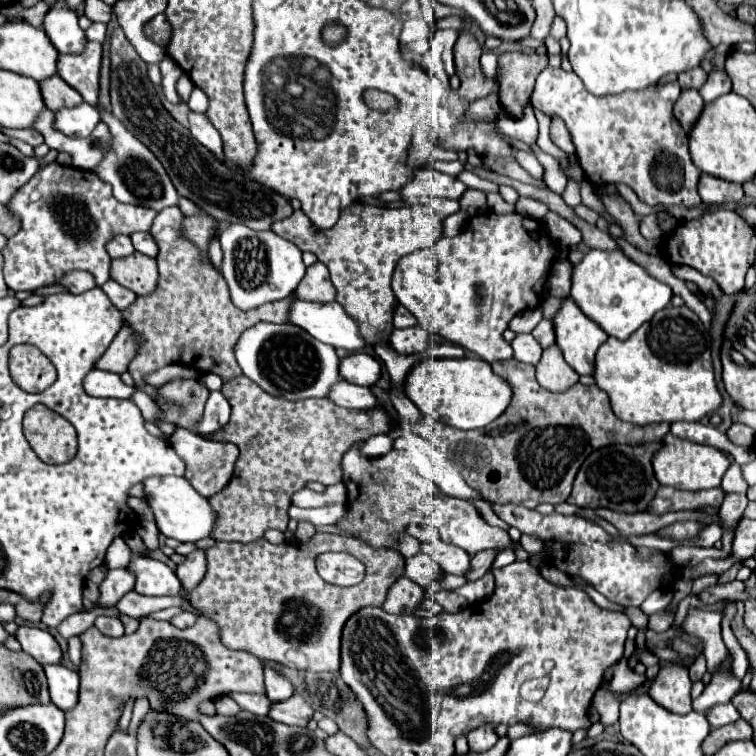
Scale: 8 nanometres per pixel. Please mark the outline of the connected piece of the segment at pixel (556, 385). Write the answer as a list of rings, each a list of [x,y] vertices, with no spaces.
[[[552,345],[544,349],[542,359],[536,365],[536,379],[548,391],[568,391],[578,383],[578,373],[564,361],[562,351]]]

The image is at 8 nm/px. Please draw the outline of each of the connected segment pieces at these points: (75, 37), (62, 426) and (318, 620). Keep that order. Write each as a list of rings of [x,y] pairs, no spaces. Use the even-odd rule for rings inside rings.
[[[54,3],[44,19],[44,31],[58,53],[82,53],[88,45],[86,31],[78,25],[78,15],[62,3]]]
[[[24,423],[24,435],[44,463],[68,463],[76,455],[76,431],[70,423]]]
[[[316,533],[308,545],[272,545],[266,539],[252,543],[216,543],[214,547],[206,549],[206,555],[210,555],[206,577],[192,589],[188,599],[208,619],[218,623],[222,631],[222,643],[228,649],[248,651],[262,661],[278,661],[286,667],[306,671],[338,671],[340,633],[346,619],[366,605],[382,605],[392,583],[404,573],[404,557],[398,551],[374,549],[360,539],[334,533]],[[326,551],[344,551],[360,559],[366,567],[364,581],[352,587],[336,587],[322,581],[322,577],[316,575],[314,557]]]

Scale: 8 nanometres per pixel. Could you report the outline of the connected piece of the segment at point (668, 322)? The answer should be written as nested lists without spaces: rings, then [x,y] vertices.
[[[664,307],[628,341],[608,337],[596,353],[596,385],[610,397],[618,419],[634,425],[700,421],[722,407],[714,381],[708,333],[688,307]]]

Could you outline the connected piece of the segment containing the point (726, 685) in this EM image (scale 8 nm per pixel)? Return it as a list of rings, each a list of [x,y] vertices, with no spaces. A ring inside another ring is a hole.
[[[728,653],[728,657],[724,659],[724,665],[720,665],[716,673],[712,673],[710,683],[704,687],[700,697],[694,699],[694,711],[706,715],[714,705],[728,703],[740,691],[740,687],[742,687],[742,681],[734,677],[732,653]]]

